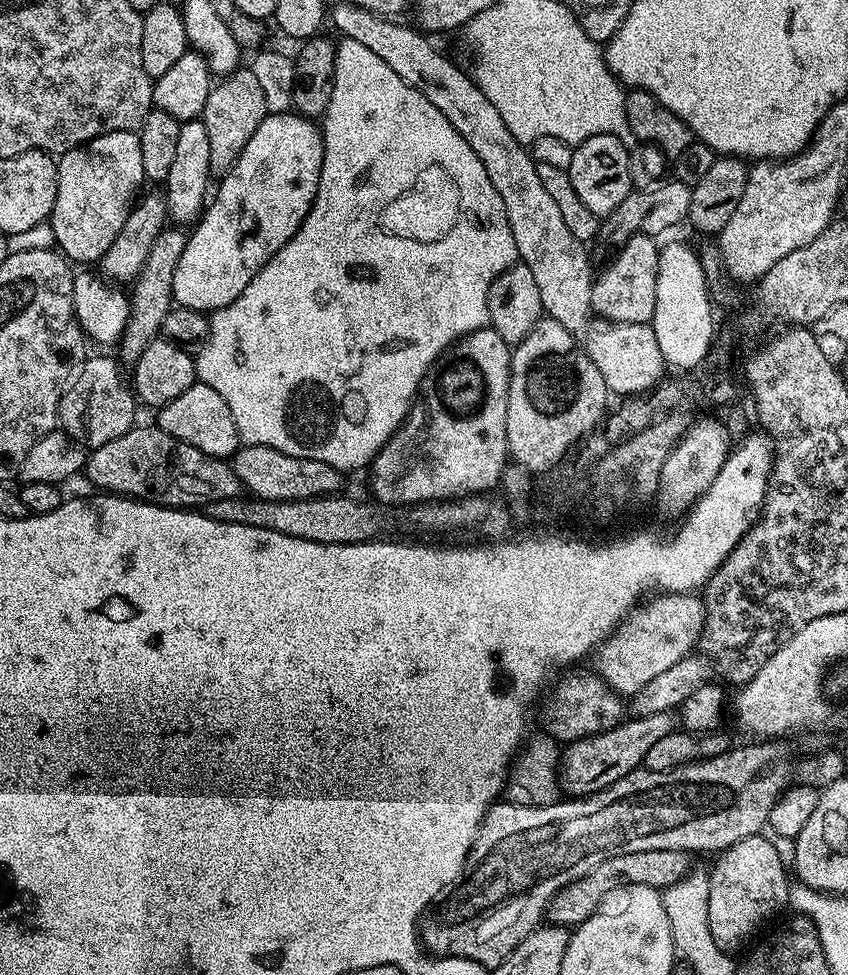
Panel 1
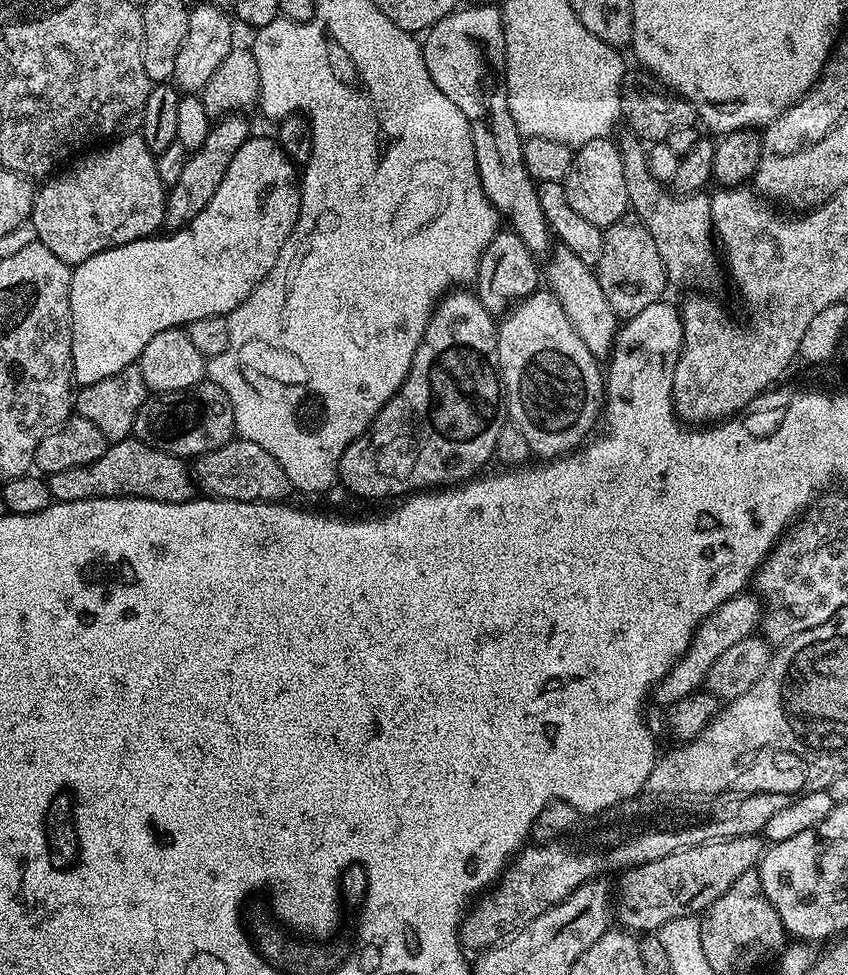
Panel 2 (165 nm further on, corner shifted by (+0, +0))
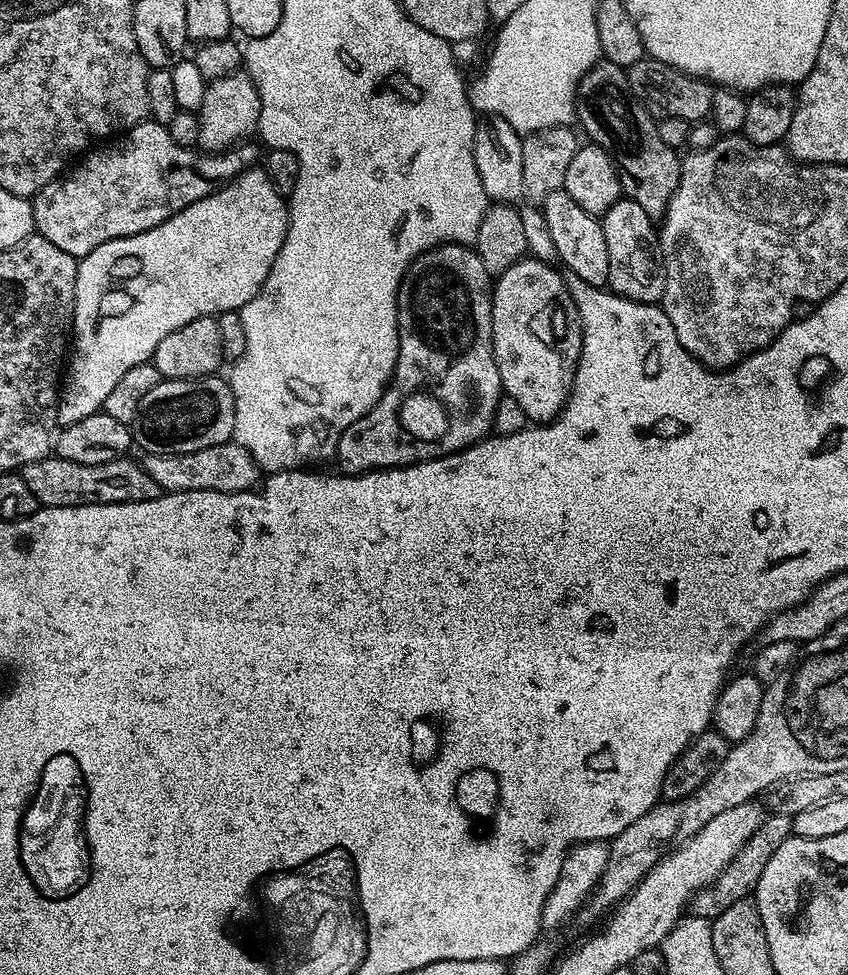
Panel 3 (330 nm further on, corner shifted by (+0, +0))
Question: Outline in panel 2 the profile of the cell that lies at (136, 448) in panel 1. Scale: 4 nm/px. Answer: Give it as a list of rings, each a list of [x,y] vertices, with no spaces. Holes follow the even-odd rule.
[[[138,438],[109,443],[108,449],[102,454],[102,458],[98,458],[98,462],[74,466],[74,470],[58,470],[51,473],[47,481],[52,499],[56,502],[133,496],[139,500],[177,504],[193,499],[198,492],[189,465],[181,457],[166,454]]]

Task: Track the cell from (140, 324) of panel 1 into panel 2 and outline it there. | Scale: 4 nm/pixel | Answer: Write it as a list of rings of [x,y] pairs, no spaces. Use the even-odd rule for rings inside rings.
[[[244,114],[219,117],[213,123],[210,134],[206,134],[206,142],[202,142],[202,146],[198,146],[189,155],[178,182],[170,185],[164,197],[165,229],[185,228],[207,206],[210,198],[214,198],[218,186],[222,186],[222,178],[226,178],[226,170],[230,170],[230,161],[233,160],[234,154],[238,154],[238,146],[248,141],[248,118]]]

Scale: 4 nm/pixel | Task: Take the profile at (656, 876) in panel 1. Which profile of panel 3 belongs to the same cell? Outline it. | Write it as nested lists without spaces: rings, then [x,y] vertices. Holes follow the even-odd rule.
[[[780,812],[777,816],[765,815],[764,821],[760,823],[760,828],[749,838],[746,846],[742,846],[742,850],[738,850],[738,854],[729,862],[727,868],[718,874],[716,881],[706,885],[702,890],[698,890],[693,896],[690,905],[691,915],[714,918],[718,914],[722,914],[722,910],[726,910],[734,902],[749,899],[756,891],[758,878],[762,878],[762,870],[766,870],[766,862],[770,862],[770,858],[774,858],[774,850],[778,850],[778,846],[782,846],[782,842],[786,842],[791,835],[793,835],[792,816],[789,813]]]

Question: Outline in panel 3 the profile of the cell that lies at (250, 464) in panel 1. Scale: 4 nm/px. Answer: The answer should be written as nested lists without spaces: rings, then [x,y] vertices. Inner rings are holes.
[[[229,442],[218,446],[206,446],[206,450],[194,450],[190,454],[145,455],[142,463],[146,474],[158,482],[165,493],[170,492],[247,492],[257,487],[262,470],[254,458],[240,444]]]

